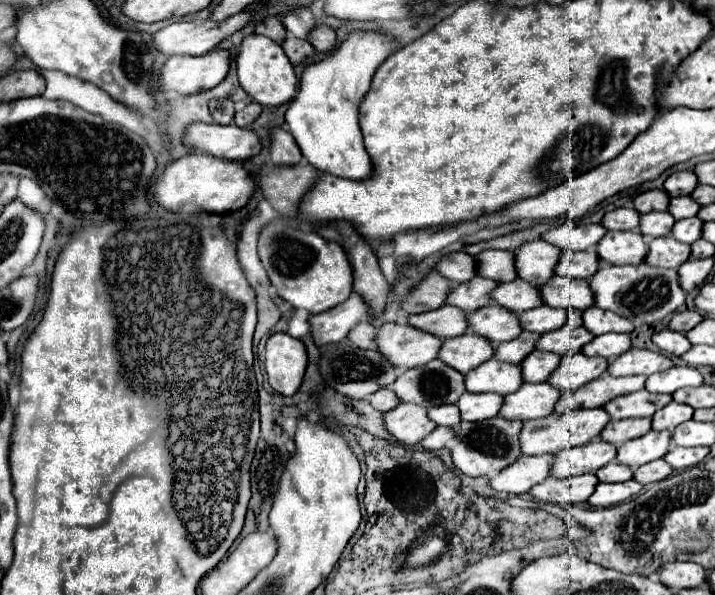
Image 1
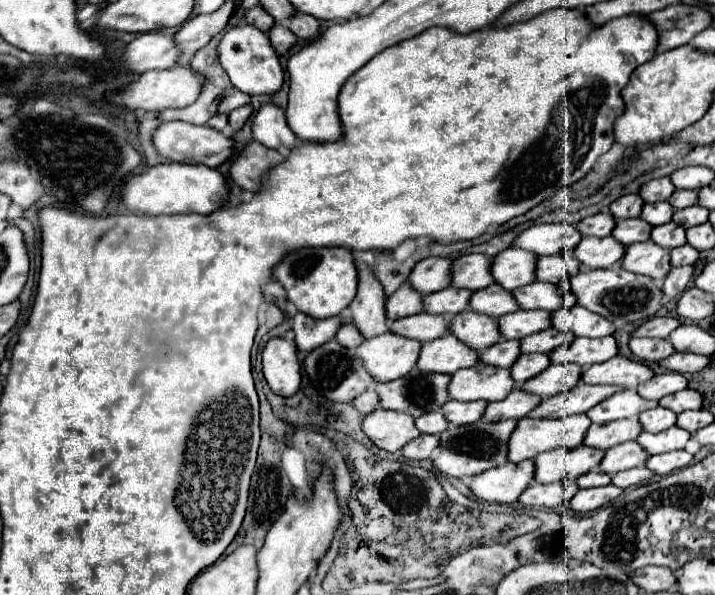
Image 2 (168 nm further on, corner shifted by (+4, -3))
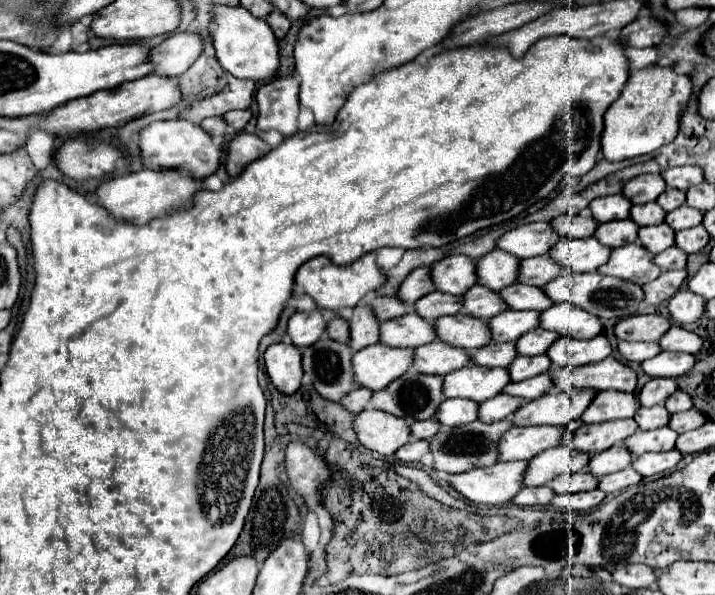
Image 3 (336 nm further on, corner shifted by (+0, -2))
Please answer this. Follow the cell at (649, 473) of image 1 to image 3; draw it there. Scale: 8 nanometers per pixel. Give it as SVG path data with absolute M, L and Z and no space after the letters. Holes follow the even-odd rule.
M629 466L629 468L625 468L625 470L621 470L621 472L613 472L613 474L603 476L601 482L599 482L599 488L601 488L603 492L607 492L607 494L613 494L613 492L617 492L617 490L625 490L625 488L629 488L629 486L633 486L633 484L639 484L641 480L643 480L643 478L639 476L639 472L635 472L635 470Z

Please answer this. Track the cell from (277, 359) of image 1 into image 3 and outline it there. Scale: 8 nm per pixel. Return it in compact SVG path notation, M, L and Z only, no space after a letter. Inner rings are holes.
M271 344L265 350L265 366L269 380L281 394L293 394L301 386L301 354L293 344Z

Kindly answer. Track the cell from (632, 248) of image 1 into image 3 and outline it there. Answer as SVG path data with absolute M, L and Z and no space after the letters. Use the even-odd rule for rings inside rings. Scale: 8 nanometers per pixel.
M561 238L561 242L551 248L549 256L569 272L595 272L607 262L611 248L605 248L605 244L599 244L593 238Z

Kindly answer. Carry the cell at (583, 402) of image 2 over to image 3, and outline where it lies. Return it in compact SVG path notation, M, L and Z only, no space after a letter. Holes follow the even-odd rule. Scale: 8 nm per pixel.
M573 388L567 392L553 390L537 400L523 404L511 416L511 420L517 426L535 426L535 424L567 426L569 422L583 416L595 394L597 392L591 388Z

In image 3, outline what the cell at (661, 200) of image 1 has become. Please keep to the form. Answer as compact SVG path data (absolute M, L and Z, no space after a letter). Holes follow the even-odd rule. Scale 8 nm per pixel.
M623 194L615 196L603 196L591 202L591 212L597 222L611 222L611 220L621 220L629 218L631 212L631 200Z

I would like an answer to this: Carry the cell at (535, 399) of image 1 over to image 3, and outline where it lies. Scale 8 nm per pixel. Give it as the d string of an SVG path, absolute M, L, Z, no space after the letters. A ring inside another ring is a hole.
M499 394L483 404L479 404L479 420L483 422L499 422L507 416L511 416L511 412L515 412L515 408L523 406L525 402L521 398L509 396L509 394Z

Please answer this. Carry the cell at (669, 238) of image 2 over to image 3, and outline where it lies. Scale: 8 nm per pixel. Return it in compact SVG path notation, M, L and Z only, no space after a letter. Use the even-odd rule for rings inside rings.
M665 222L657 226L645 226L639 230L639 240L649 252L659 254L675 244L675 230Z

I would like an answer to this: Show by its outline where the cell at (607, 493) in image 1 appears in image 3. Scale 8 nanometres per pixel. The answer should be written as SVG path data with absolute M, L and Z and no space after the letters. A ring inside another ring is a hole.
M589 490L589 492L577 492L577 494L563 494L563 496L555 496L553 504L557 508L571 508L571 510L591 510L597 508L605 498L605 492L597 490Z

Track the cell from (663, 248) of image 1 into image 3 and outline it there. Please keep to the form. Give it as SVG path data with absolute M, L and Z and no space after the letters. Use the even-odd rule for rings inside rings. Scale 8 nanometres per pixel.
M639 242L625 244L613 250L609 262L603 264L599 272L607 276L619 276L645 286L661 274L661 268L653 262L653 258L655 254L649 254L647 248L643 248Z

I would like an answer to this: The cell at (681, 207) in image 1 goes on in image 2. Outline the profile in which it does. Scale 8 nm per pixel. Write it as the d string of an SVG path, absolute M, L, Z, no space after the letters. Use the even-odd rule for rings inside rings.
M661 201L661 203L647 203L647 205L643 205L639 217L655 227L655 225L669 223L671 215L673 215L673 207L667 201Z

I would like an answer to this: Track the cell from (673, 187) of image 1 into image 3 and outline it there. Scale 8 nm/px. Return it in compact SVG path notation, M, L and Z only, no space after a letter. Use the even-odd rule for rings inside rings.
M641 174L641 176L629 180L623 186L623 194L633 204L655 202L665 190L667 190L667 184L665 184L665 180L663 180L661 174Z

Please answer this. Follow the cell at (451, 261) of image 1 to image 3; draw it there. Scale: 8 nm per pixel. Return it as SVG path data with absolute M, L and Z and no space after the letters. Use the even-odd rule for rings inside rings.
M415 268L415 272L411 272L411 276L407 276L407 280L403 282L403 286L399 288L399 298L413 306L419 298L423 298L425 294L433 292L435 284L431 280L431 268Z

